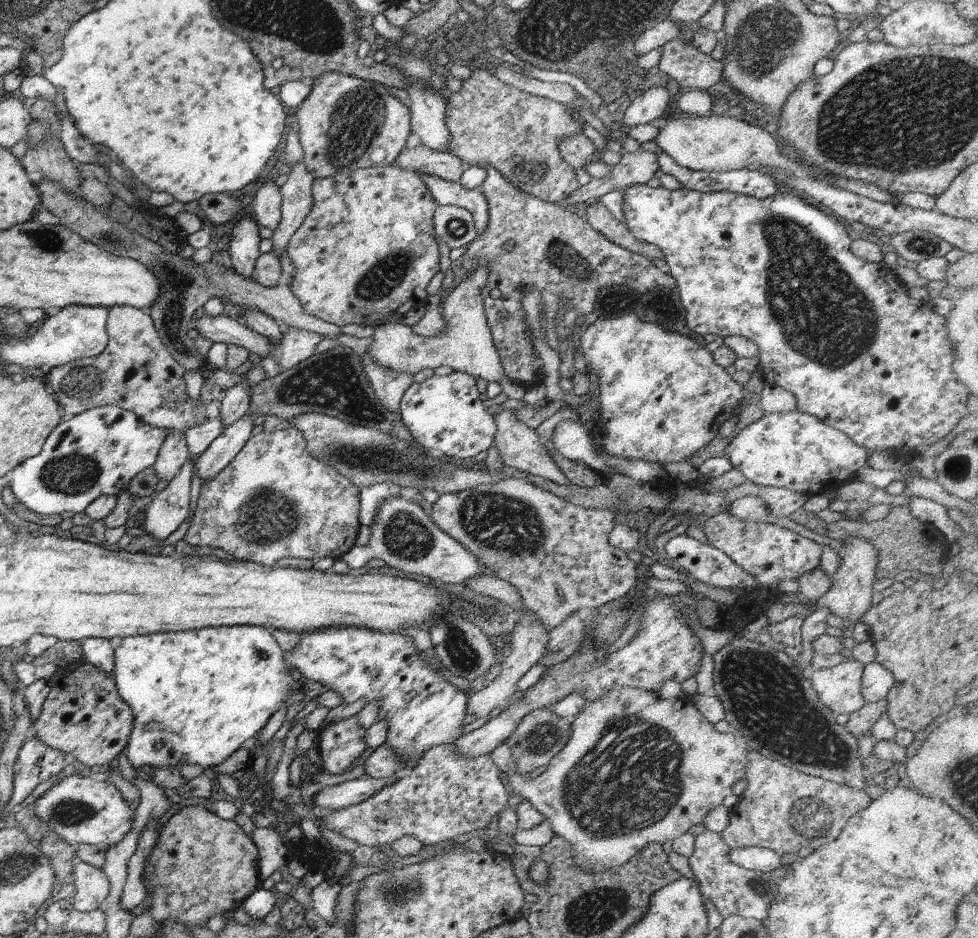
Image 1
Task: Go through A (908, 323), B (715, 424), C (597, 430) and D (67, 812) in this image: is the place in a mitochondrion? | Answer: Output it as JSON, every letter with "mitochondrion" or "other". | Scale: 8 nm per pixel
{"A":"other","B":"other","C":"other","D":"mitochondrion"}

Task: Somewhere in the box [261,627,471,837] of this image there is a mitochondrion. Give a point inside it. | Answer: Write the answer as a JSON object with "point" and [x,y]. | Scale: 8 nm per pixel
{"point":[385,817]}

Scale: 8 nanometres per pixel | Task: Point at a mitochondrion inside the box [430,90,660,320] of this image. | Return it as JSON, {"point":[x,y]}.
{"point":[557,255]}

